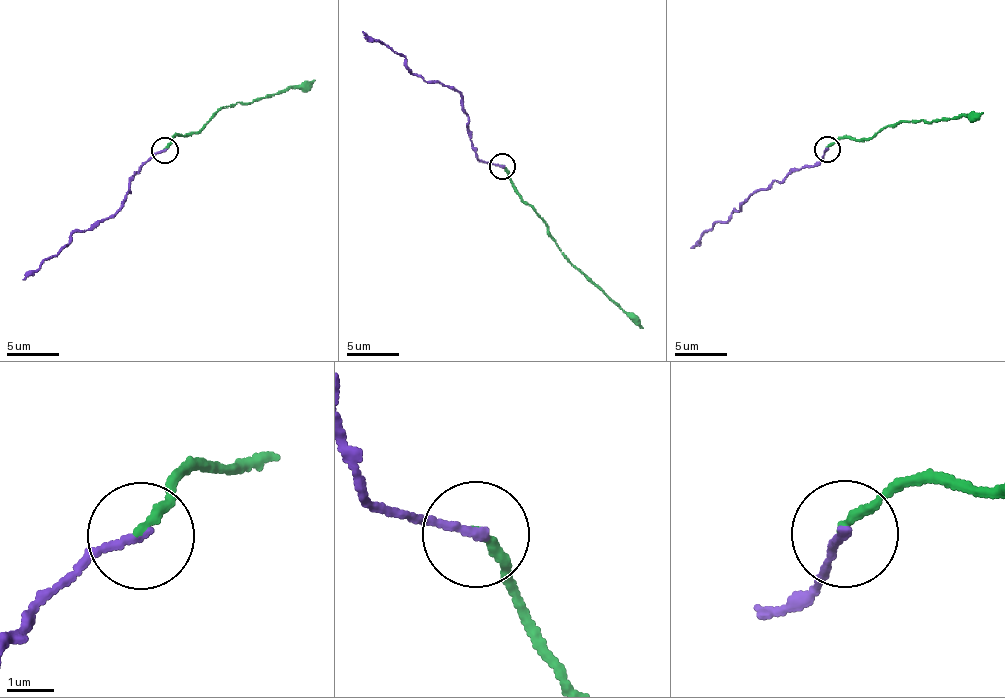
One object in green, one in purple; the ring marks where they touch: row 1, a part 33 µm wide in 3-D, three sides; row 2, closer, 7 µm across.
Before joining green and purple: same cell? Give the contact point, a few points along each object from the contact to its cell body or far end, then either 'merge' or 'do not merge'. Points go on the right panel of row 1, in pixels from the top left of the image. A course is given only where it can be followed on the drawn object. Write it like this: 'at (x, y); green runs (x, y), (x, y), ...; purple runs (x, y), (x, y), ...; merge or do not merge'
at (827, 149); green runs (828, 150), (842, 138), (867, 140), (886, 126), (914, 120), (930, 123), (976, 119), (983, 112); purple runs (828, 150), (816, 165), (793, 169), (781, 182), (752, 192), (741, 202), (740, 211), (735, 210), (690, 248); merge

